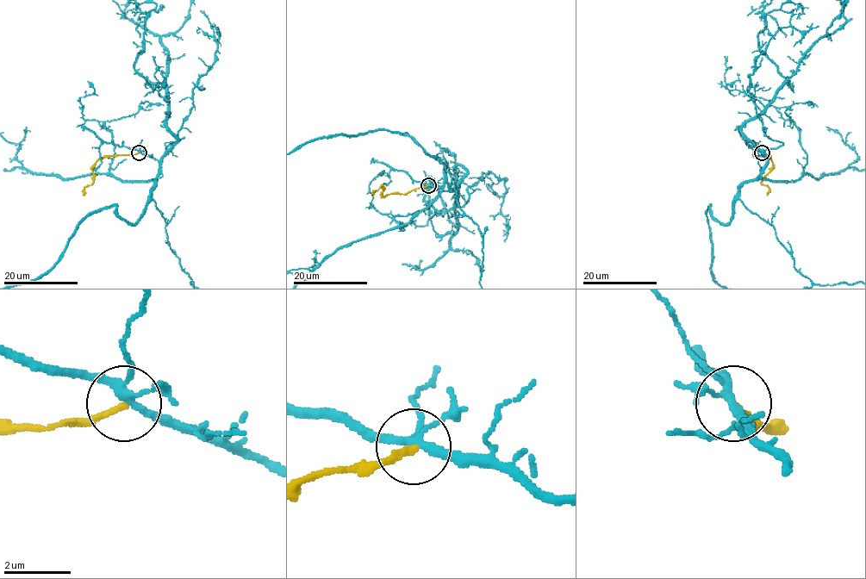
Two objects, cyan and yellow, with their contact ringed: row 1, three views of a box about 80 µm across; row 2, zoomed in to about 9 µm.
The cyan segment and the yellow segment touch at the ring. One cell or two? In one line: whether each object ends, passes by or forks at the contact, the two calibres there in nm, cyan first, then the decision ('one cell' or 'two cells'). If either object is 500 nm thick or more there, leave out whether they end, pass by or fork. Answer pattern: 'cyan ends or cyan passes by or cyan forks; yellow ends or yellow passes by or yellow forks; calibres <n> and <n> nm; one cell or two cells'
cyan forks; yellow ends; calibres 220 and 180 nm; two cells

